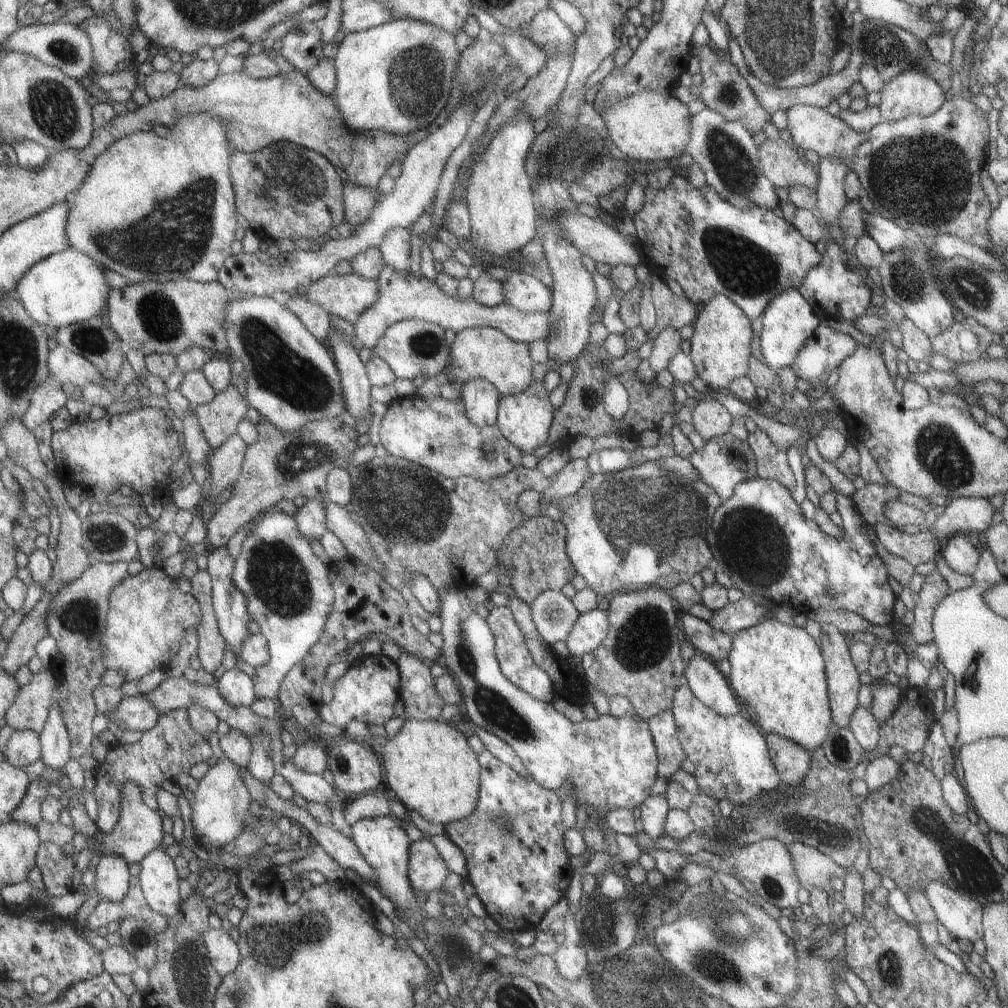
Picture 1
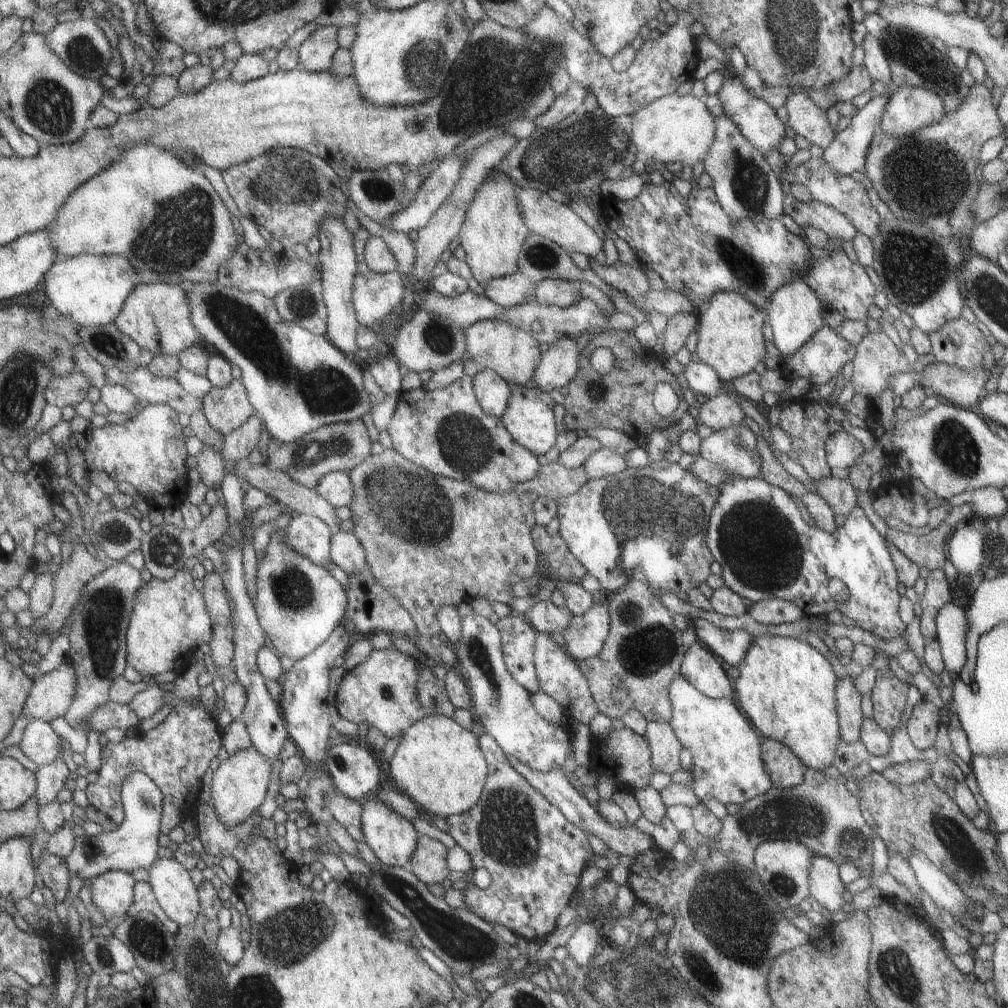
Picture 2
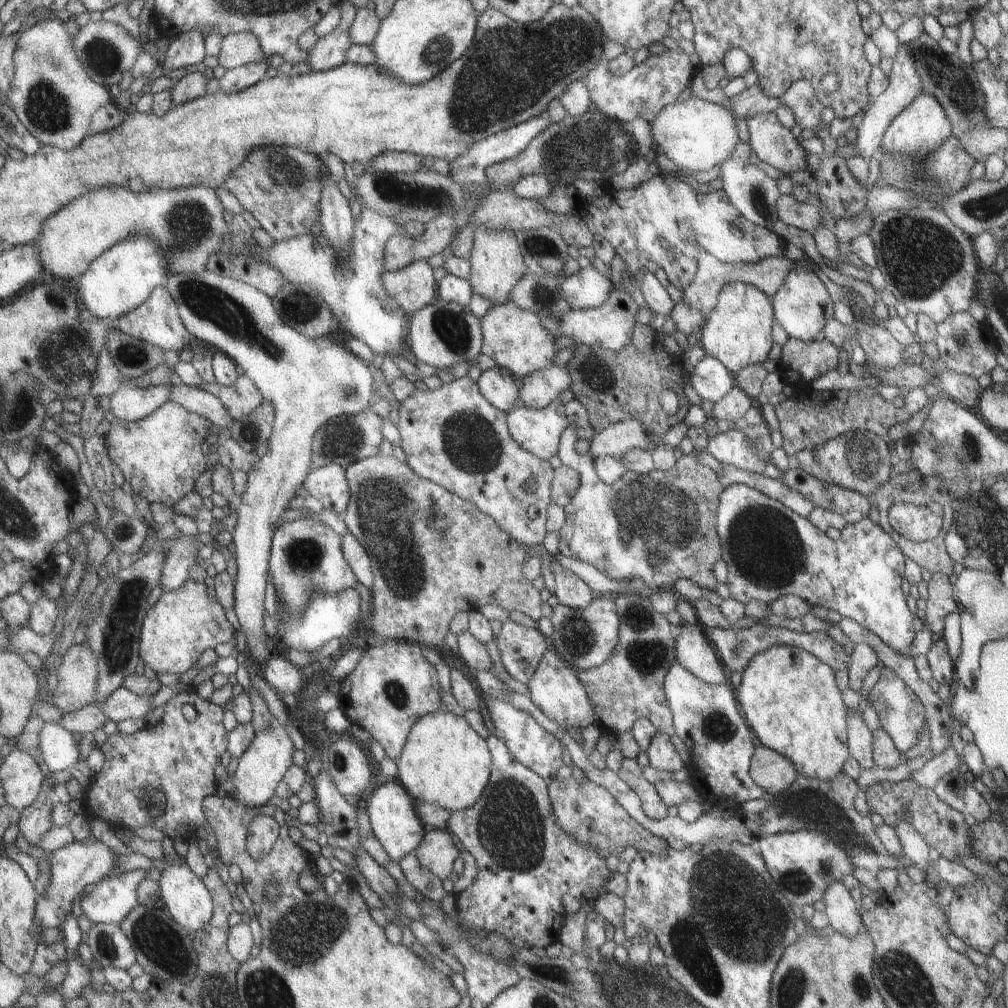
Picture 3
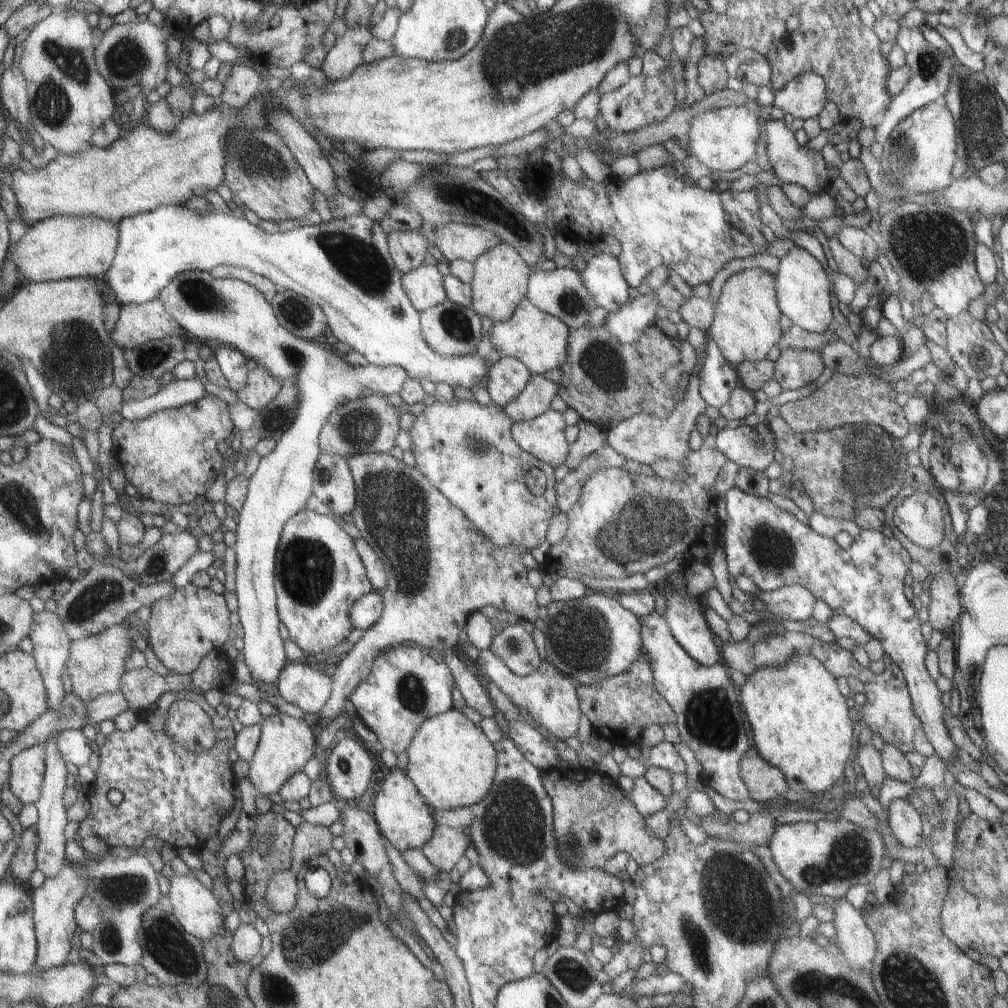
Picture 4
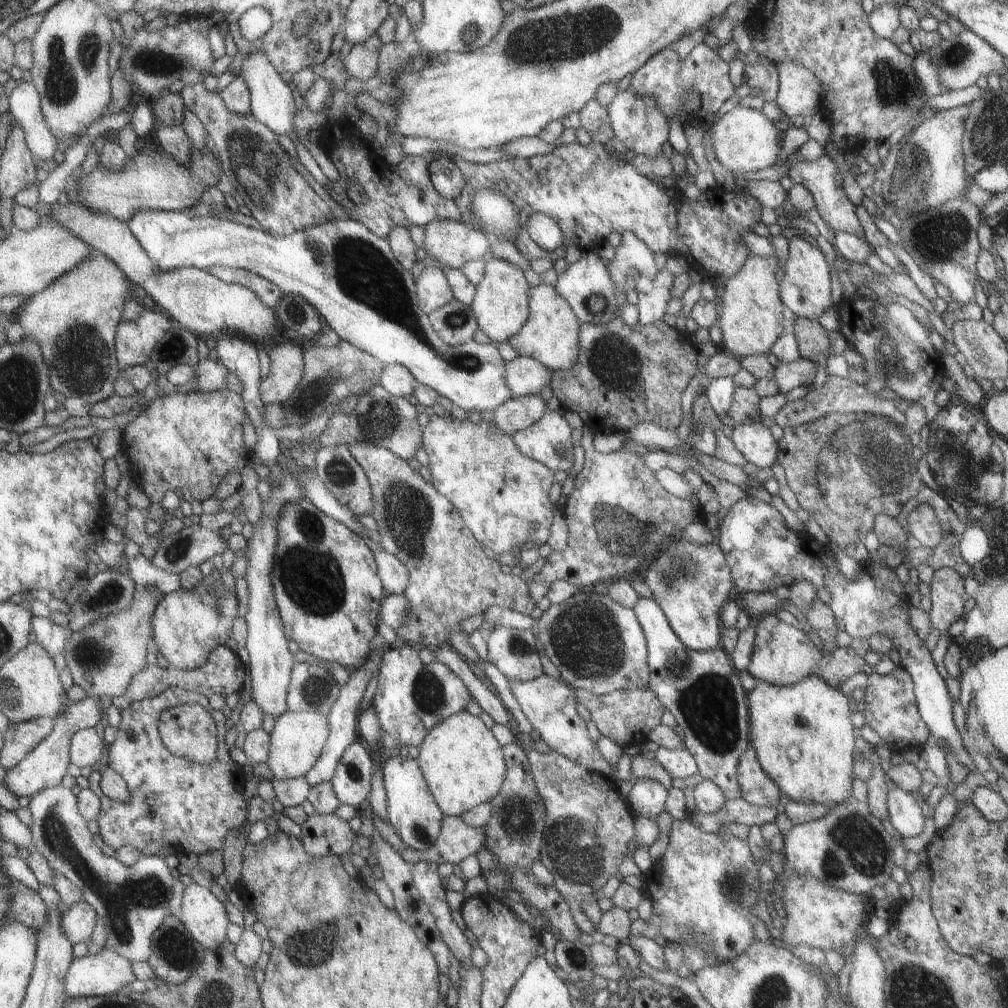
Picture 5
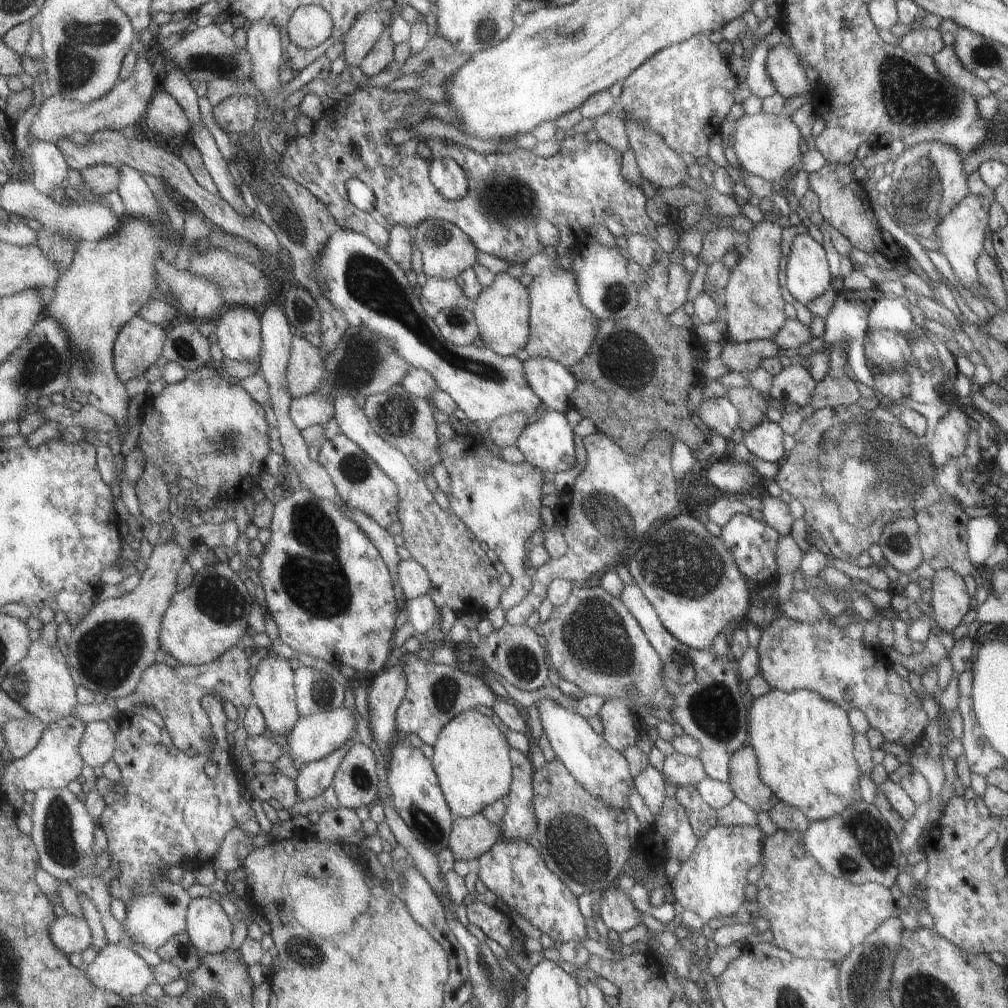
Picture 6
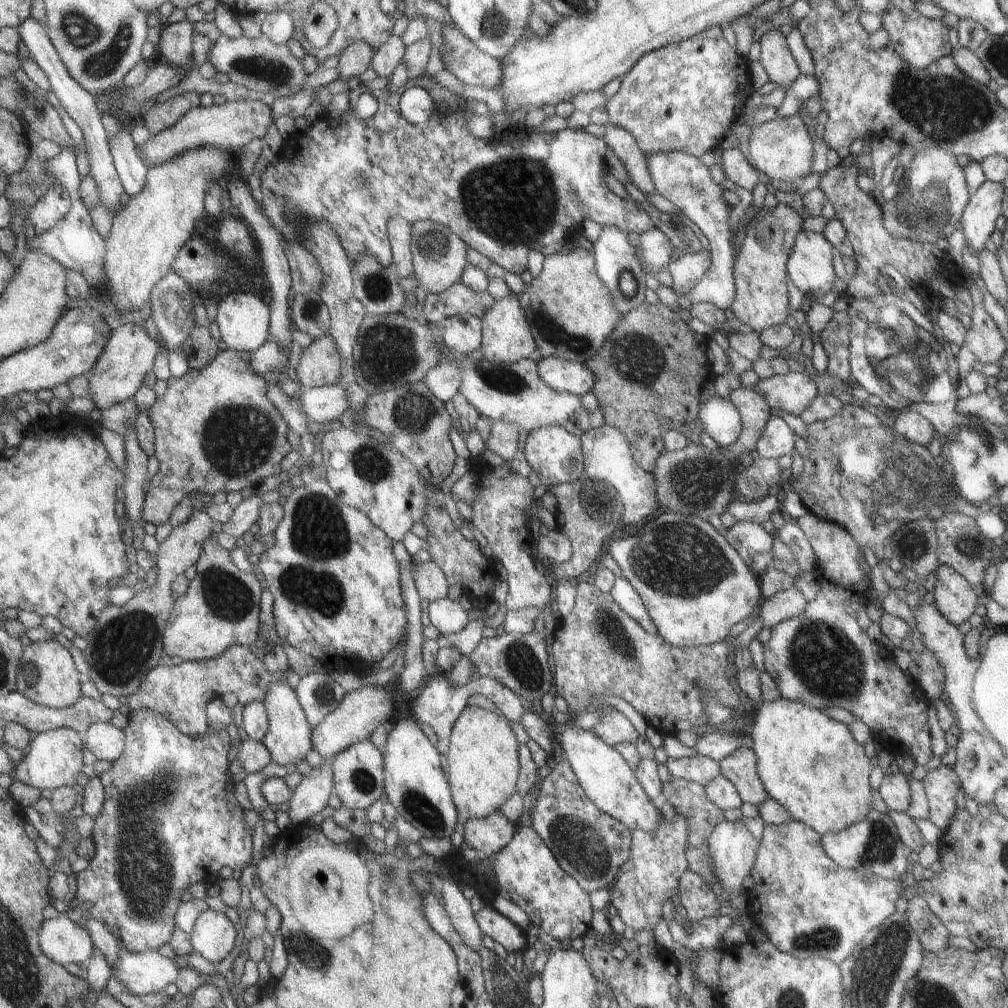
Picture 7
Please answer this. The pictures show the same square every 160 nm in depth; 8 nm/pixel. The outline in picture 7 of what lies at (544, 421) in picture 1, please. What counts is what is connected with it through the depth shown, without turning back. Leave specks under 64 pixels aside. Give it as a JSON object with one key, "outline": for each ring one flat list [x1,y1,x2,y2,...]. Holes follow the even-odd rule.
{"outline":[[559,425,542,426,529,431,523,446,527,464,543,486,570,483,581,476,584,460,579,437,573,436]]}

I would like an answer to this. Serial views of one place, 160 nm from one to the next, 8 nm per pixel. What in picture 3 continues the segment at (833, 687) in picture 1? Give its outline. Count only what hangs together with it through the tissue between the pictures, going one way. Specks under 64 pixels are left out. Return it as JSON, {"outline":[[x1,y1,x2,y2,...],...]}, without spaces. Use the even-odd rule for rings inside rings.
{"outline":[[846,708,845,728,846,746,850,758,853,758,859,769,867,769,874,766,871,758,871,734,865,722,863,722,861,712,856,708]]}

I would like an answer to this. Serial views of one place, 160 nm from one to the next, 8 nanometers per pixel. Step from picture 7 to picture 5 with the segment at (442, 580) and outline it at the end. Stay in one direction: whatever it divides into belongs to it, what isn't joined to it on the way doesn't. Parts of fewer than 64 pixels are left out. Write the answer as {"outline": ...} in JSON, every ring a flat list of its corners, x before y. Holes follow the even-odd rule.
{"outline":[[387,550,374,551,378,564,378,575,382,577,387,594,400,595,410,583,410,570,397,555]]}

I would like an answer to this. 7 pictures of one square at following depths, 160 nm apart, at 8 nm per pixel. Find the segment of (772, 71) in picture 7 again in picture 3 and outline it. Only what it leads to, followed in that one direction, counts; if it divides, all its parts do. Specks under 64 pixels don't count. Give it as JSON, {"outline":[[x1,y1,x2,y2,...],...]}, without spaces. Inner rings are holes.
{"outline":[[797,80,778,98,779,103,791,111,795,124,802,130,813,130,814,136,821,140,822,156,831,156,836,142,829,136,828,127,821,122,820,113,824,107,815,100,813,86,807,80]]}

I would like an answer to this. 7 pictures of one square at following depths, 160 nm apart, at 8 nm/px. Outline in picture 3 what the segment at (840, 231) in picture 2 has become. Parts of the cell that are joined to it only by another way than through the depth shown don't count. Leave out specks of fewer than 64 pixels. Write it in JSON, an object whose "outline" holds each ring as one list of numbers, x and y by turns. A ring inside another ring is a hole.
{"outline":[[780,195,775,202,775,212,777,219,787,226,803,230,809,234,815,227,821,225,818,210,809,203,798,202,793,196]]}

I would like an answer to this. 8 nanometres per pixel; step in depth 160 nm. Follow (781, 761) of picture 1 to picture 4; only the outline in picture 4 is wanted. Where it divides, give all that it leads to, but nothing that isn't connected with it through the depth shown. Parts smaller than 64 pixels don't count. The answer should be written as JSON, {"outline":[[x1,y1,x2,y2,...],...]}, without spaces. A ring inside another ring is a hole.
{"outline":[[752,744,740,760,739,776,755,802,769,802,784,795,788,788,779,769,767,764]]}

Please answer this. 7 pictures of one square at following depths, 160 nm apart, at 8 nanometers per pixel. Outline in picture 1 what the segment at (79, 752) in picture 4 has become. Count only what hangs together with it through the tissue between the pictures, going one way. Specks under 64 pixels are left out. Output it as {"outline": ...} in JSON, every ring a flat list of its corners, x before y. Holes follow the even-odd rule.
{"outline":[[31,729,15,730,2,753,5,760,16,767,21,768,27,764,38,767,42,758,40,734]]}

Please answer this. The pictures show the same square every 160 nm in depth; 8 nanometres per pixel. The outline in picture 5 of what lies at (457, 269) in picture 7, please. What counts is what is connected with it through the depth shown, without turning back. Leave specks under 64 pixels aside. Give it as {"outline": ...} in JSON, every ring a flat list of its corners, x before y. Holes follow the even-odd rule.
{"outline":[[437,219,426,224,424,230,423,247,428,256,444,267,445,272,449,269,461,269,465,263,487,258,490,252,492,237,467,223]]}

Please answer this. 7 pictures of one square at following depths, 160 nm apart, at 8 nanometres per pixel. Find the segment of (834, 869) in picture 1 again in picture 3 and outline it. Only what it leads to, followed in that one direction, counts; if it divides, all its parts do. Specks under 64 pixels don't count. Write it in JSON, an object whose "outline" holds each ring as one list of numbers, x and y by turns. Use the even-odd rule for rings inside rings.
{"outline":[[840,881,825,884,821,900,825,916,829,921,828,925,834,932,839,932,847,938,859,932,862,926,860,914,857,914,859,904,851,899,849,892]]}

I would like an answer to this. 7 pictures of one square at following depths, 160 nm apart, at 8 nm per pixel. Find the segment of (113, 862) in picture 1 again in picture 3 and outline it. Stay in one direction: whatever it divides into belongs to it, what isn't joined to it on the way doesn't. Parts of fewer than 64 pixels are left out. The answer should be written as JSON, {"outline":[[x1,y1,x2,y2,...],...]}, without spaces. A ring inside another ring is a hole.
{"outline":[[135,869,118,875,108,875,93,890,81,898,78,912,83,912,91,923,120,924,129,916,137,902,137,886,147,879,149,870]]}

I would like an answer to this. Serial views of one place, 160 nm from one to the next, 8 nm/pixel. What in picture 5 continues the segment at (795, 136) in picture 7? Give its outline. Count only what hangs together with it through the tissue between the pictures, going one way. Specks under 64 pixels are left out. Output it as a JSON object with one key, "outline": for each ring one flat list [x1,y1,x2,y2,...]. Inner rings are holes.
{"outline":[[741,105,731,108,719,120,712,119,707,132,713,141,713,159,718,160,723,168,735,175,761,171,773,166,779,156,783,137,783,131,777,129,774,122,767,119,760,110]]}

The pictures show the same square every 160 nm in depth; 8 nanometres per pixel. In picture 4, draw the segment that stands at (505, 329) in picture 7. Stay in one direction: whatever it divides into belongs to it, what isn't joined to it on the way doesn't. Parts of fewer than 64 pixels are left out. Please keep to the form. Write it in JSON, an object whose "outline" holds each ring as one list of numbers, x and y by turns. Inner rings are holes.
{"outline":[[500,242,495,248,483,253,475,262,475,274,470,282,472,286,472,307,482,316,489,317,493,322,508,321,513,315,515,307,525,298,526,286,533,270,523,259,511,248,510,244]]}

